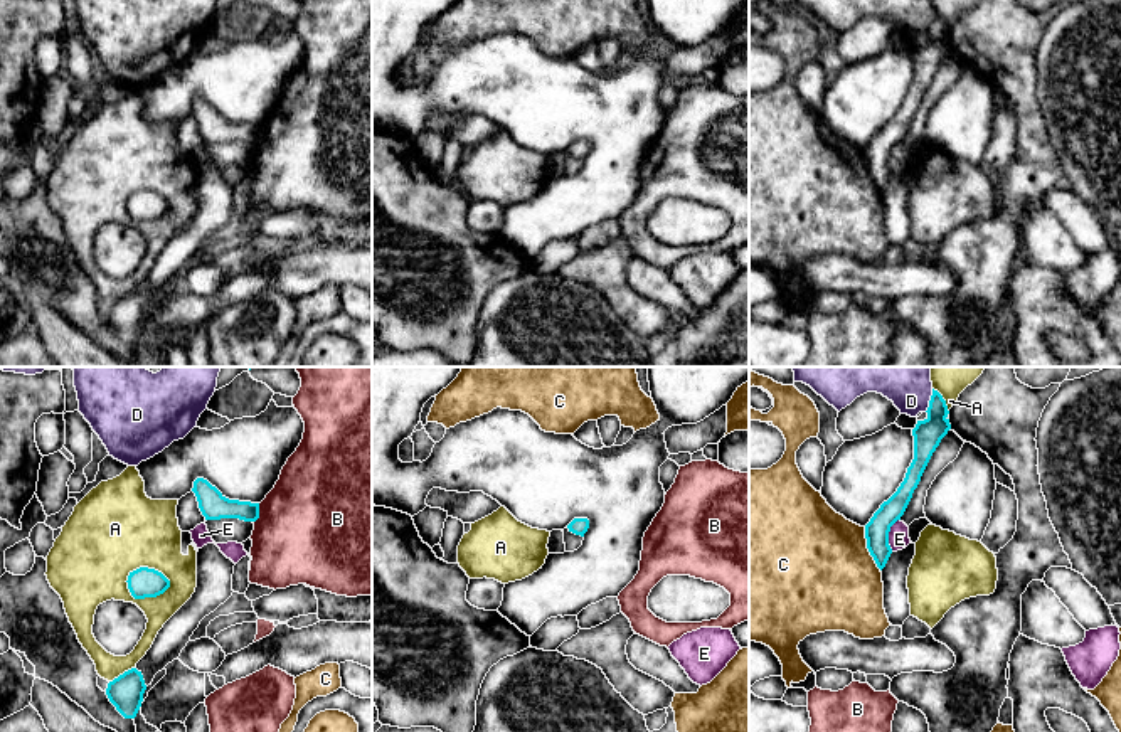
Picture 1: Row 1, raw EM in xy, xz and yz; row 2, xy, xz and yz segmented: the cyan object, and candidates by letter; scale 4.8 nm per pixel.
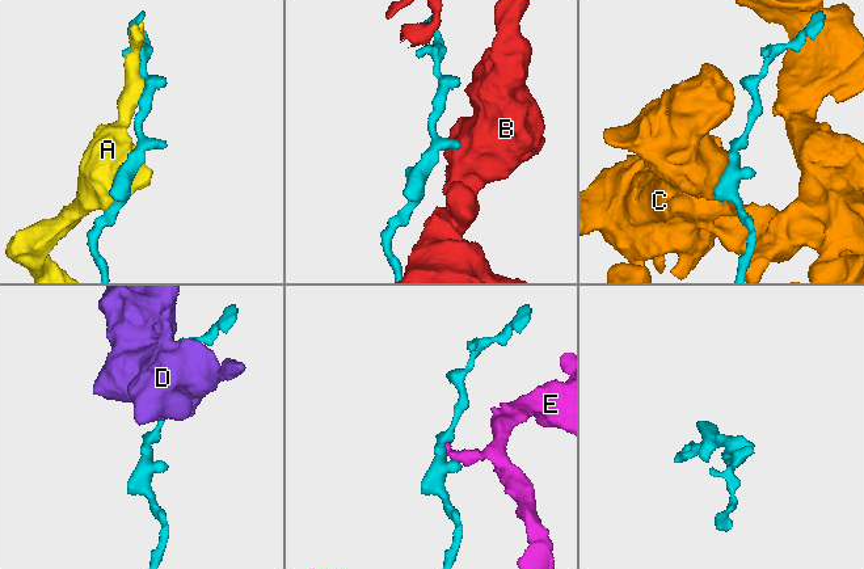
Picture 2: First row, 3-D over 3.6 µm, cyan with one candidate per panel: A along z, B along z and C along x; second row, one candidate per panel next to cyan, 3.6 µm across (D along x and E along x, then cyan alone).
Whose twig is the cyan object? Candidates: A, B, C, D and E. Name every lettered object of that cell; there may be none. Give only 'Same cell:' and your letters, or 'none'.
Same cell: none

